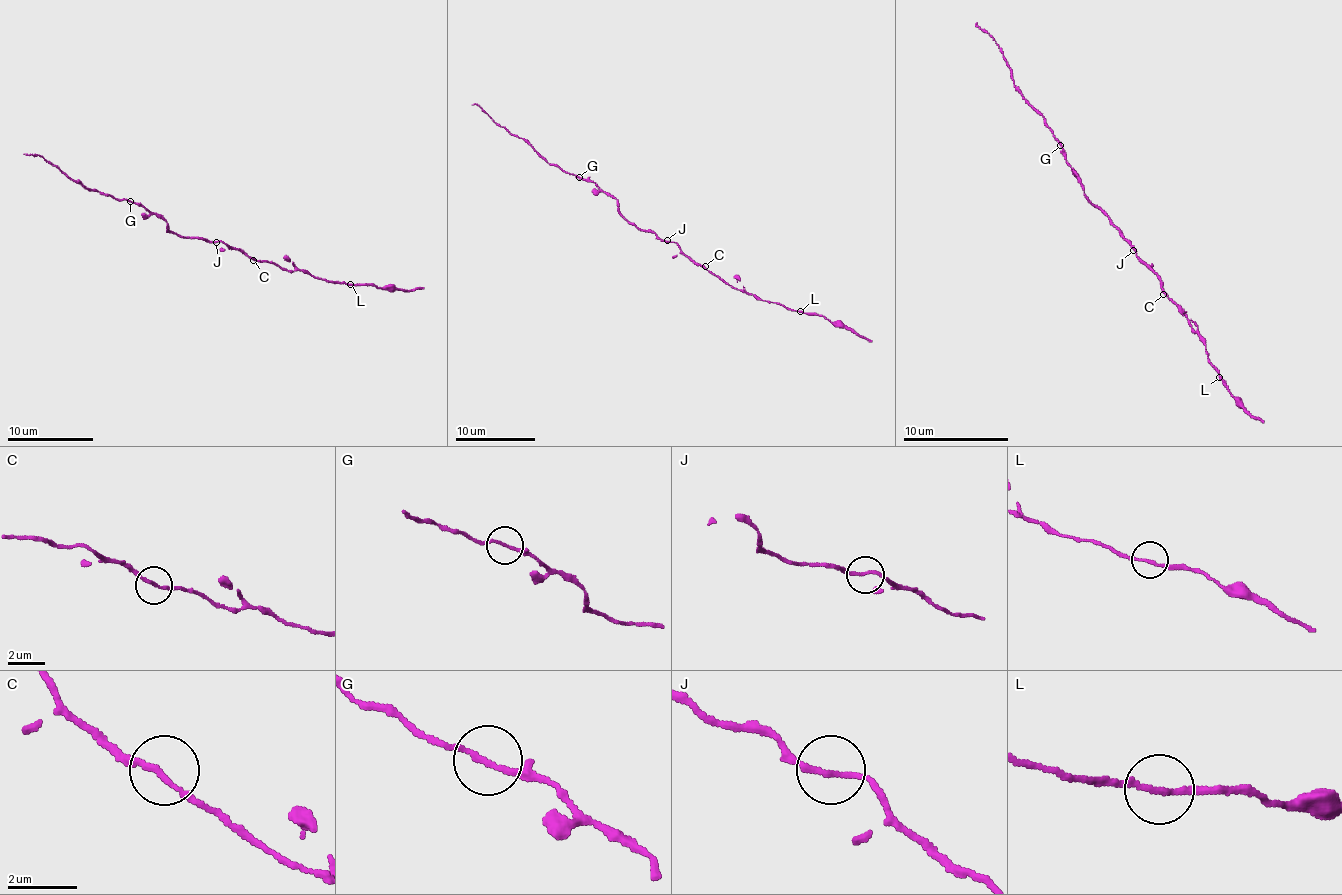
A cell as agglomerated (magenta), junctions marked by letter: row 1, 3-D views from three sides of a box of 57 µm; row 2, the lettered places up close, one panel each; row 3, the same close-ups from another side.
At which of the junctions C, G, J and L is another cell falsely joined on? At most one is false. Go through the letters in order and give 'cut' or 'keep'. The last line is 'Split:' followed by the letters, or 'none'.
C: keep
G: keep
J: keep
L: keep
Split: none

